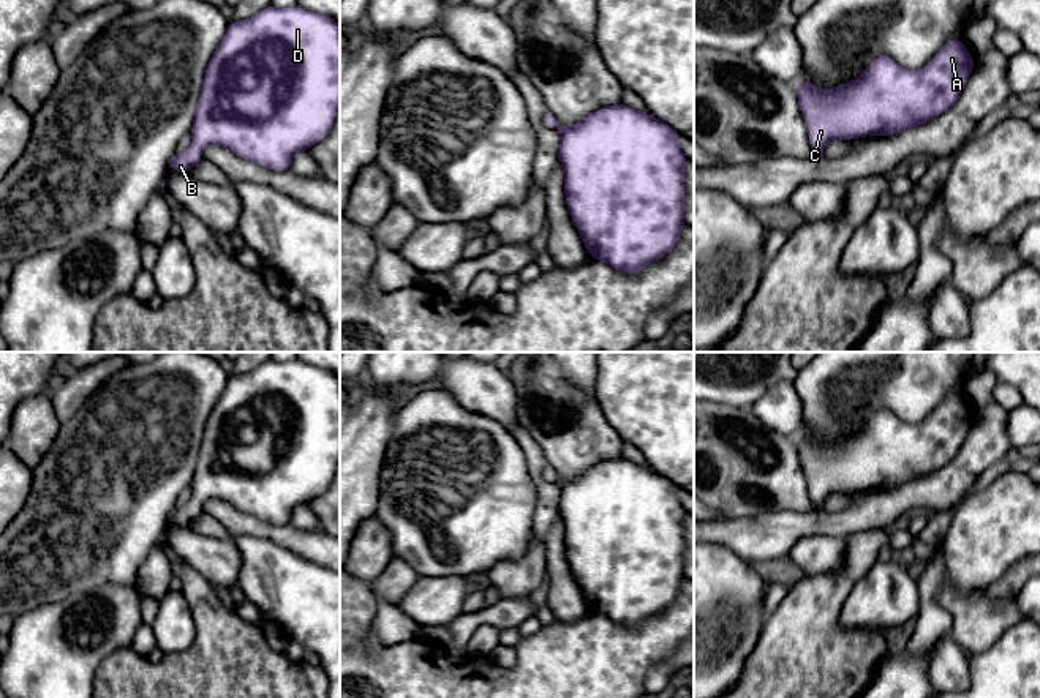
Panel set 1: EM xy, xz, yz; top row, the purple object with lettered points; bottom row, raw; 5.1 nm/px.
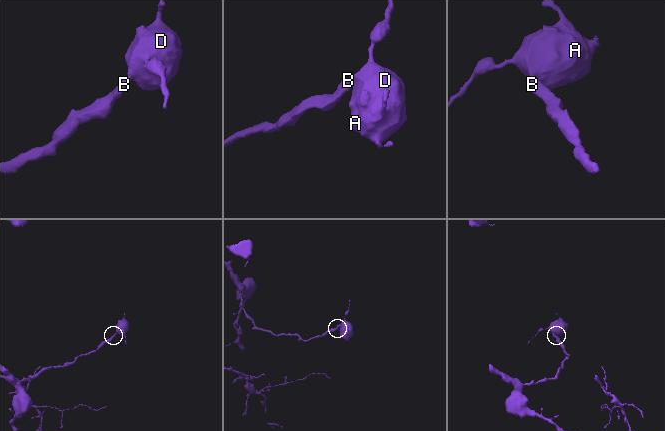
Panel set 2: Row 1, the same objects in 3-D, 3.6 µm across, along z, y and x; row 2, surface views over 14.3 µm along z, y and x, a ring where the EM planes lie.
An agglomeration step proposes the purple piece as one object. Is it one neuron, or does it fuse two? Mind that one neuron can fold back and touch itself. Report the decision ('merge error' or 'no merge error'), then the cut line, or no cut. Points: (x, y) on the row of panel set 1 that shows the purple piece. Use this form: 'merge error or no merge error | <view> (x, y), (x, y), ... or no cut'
no merge error | no cut

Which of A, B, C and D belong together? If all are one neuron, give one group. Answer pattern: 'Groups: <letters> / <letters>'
Groups: A B C D

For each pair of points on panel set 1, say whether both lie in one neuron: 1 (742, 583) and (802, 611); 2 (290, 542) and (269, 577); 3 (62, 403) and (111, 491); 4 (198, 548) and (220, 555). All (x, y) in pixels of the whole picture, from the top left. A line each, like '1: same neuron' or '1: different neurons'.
1: different neurons
2: different neurons
3: different neurons
4: same neuron

